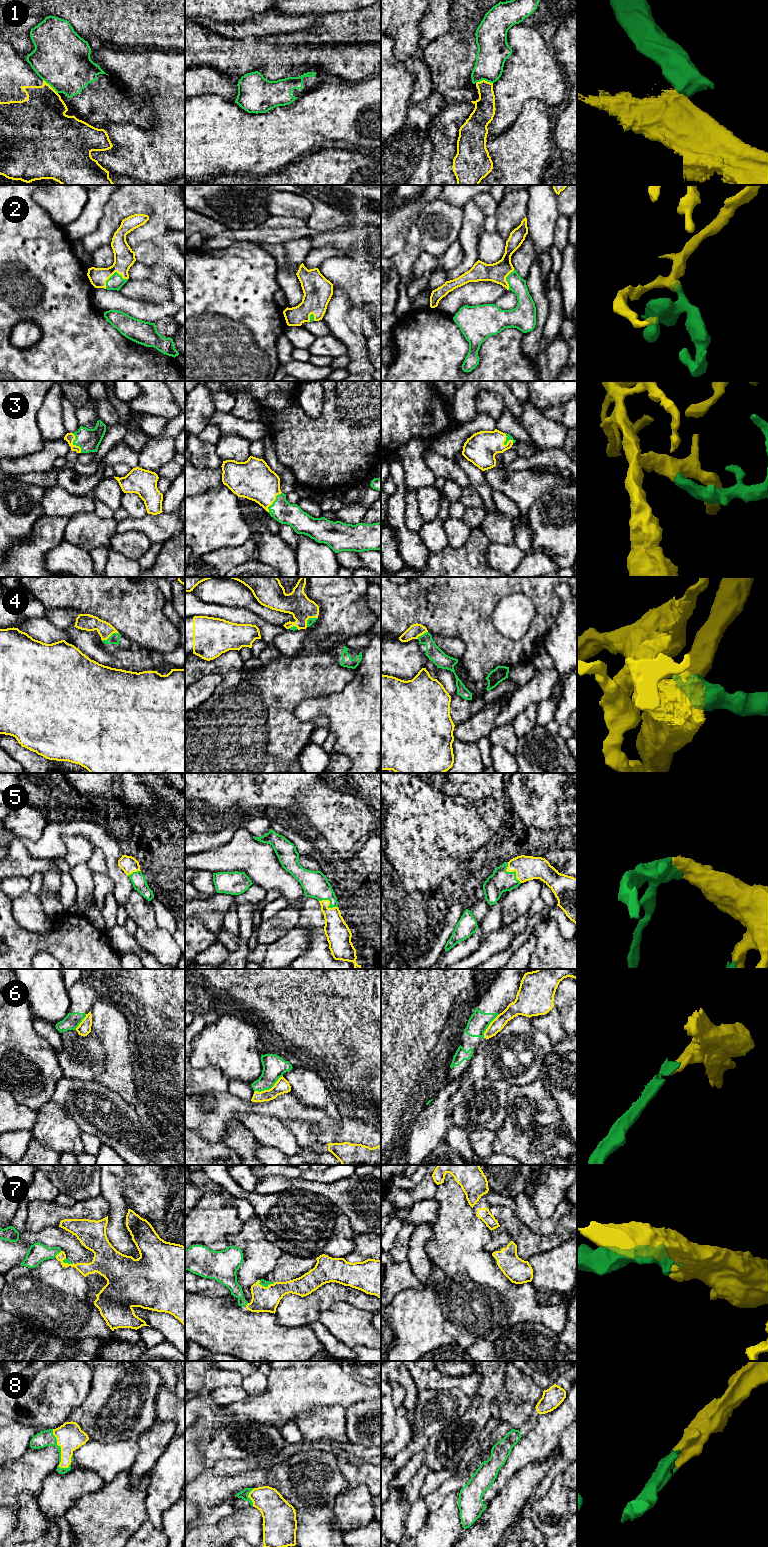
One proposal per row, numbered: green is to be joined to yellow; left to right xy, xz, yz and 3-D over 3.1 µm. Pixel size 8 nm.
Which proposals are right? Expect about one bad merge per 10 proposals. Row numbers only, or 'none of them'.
2, 3, 4, 5, 7, 8

